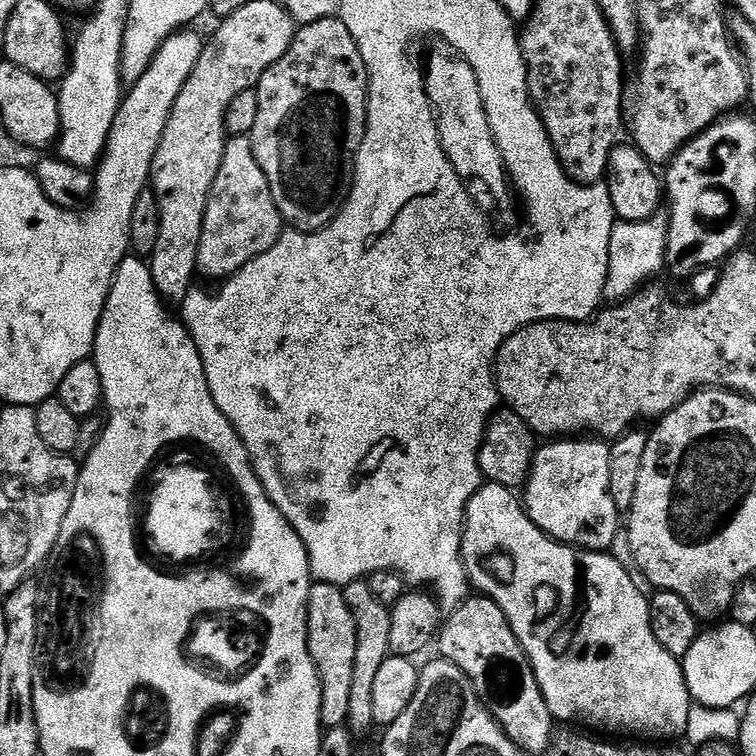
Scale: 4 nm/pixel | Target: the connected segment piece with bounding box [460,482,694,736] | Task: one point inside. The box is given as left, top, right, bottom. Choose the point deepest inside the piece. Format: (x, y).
(585, 626)

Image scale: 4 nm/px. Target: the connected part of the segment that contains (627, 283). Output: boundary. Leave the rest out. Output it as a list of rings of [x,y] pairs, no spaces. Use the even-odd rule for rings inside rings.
[[[656,213],[642,222],[616,222],[610,234],[610,263],[607,267],[604,296],[609,303],[619,303],[639,291],[648,278],[656,275],[666,266],[668,250],[668,218],[663,213]]]

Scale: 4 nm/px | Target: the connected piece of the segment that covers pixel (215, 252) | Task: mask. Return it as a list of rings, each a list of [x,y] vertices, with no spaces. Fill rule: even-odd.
[[[229,136],[206,202],[206,218],[202,222],[202,242],[196,263],[199,275],[209,276],[215,282],[235,276],[246,262],[258,258],[258,254],[266,254],[266,250],[278,242],[285,228],[286,221],[274,202],[270,181],[262,166],[258,166],[258,158],[254,158],[252,137]]]

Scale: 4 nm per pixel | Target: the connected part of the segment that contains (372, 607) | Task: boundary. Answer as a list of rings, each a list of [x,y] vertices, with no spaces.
[[[367,579],[355,580],[343,585],[346,606],[354,616],[354,630],[357,634],[358,650],[354,654],[354,686],[350,689],[350,712],[347,729],[353,734],[368,732],[374,728],[374,682],[378,679],[378,670],[382,670],[382,662],[390,655],[390,609],[378,602],[370,590]]]

